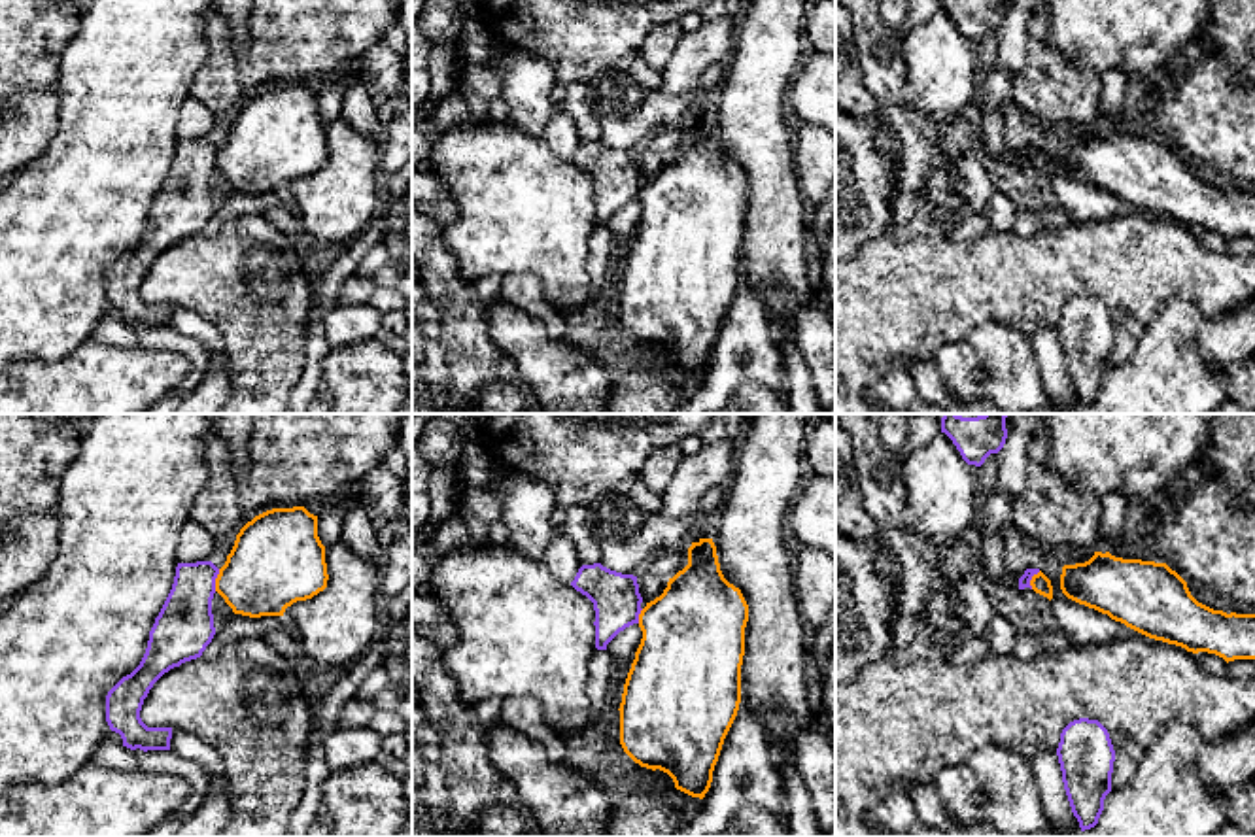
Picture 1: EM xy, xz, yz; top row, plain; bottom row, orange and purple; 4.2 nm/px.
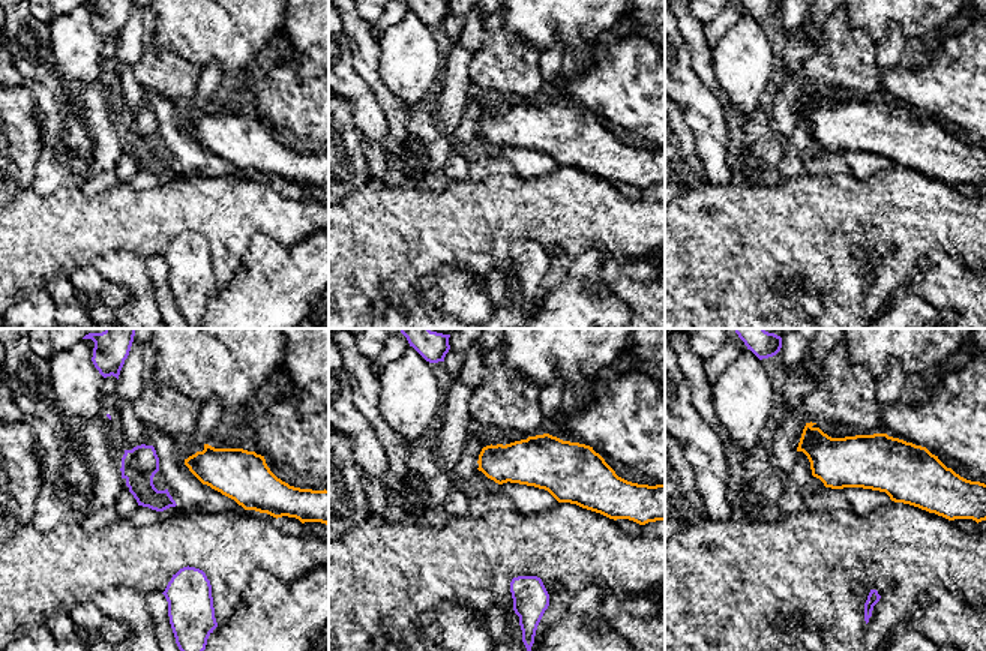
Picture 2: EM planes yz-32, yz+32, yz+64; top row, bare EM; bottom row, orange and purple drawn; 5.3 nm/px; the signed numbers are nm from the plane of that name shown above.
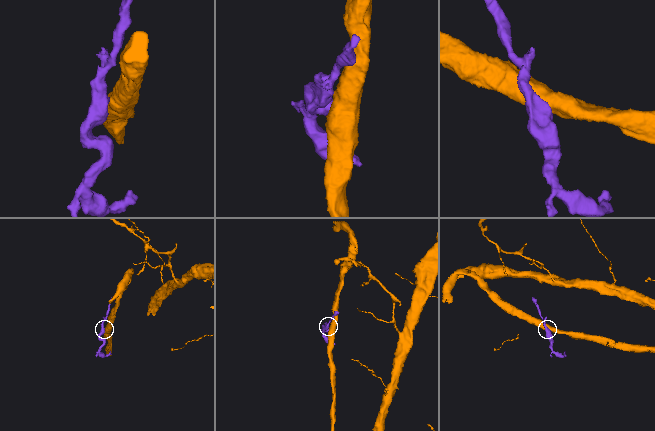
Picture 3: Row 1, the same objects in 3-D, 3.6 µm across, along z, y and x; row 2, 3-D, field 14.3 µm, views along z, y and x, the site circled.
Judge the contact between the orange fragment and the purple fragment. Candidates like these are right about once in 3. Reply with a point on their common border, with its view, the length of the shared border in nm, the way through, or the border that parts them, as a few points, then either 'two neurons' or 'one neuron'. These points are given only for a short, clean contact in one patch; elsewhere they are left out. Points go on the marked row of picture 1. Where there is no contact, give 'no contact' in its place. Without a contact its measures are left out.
contact xy (216, 580); length 100 nm; border xy (220, 569), (214, 590); two neurons

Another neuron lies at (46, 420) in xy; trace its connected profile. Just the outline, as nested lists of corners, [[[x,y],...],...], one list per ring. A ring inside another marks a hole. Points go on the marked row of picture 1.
[[[28,414],[34,418],[40,425],[49,427],[53,423],[68,423],[76,431],[83,433],[83,423],[77,414]]]

